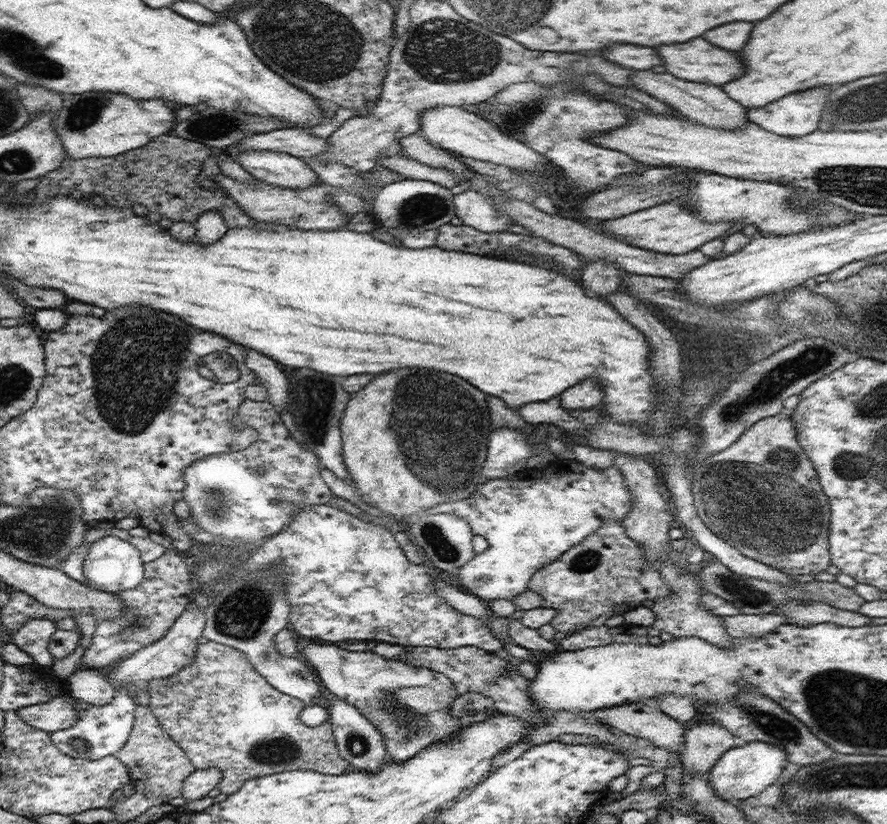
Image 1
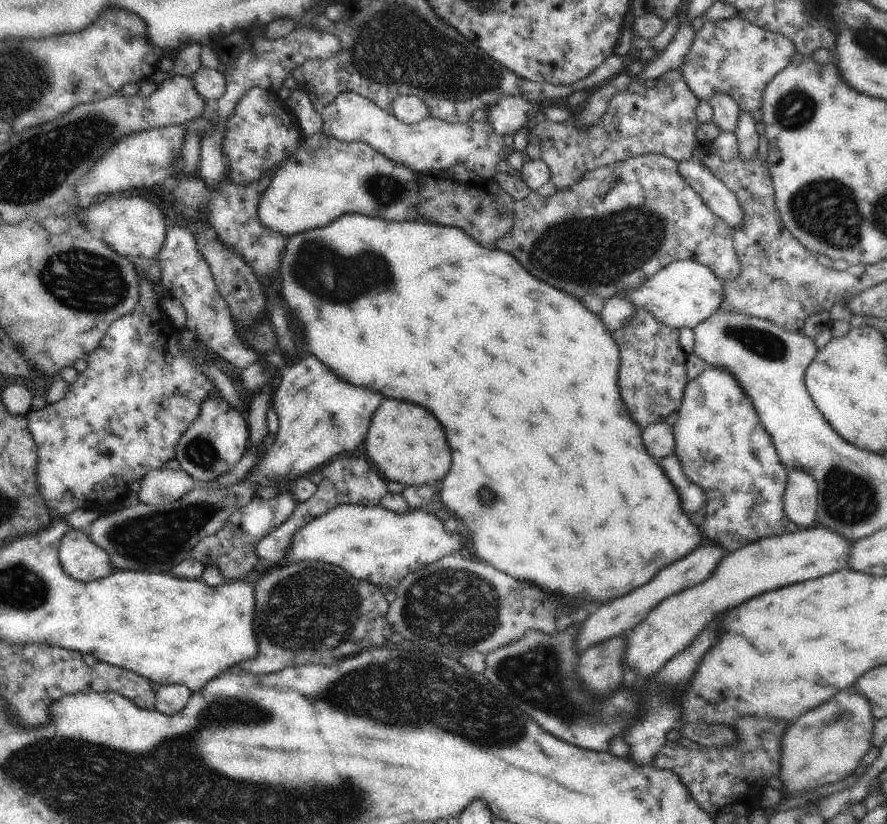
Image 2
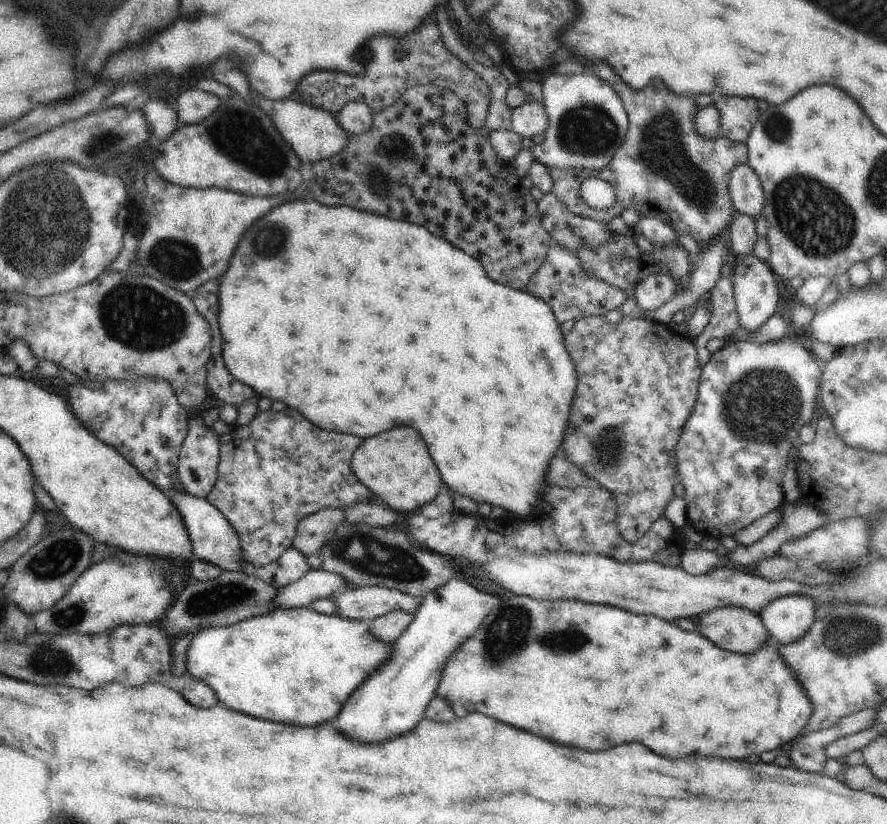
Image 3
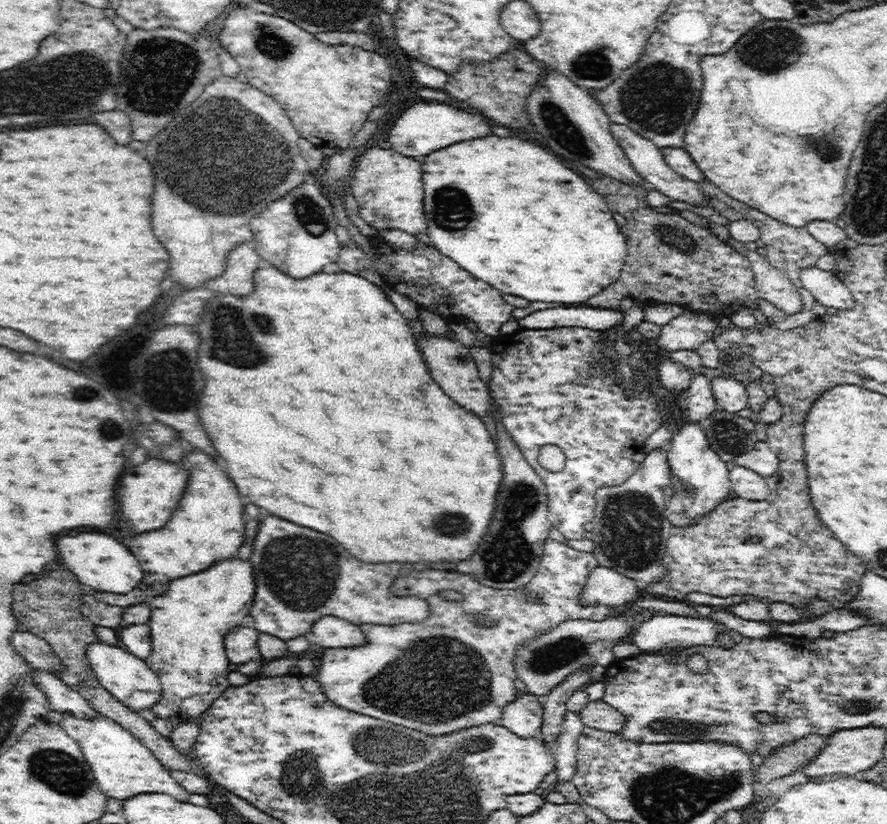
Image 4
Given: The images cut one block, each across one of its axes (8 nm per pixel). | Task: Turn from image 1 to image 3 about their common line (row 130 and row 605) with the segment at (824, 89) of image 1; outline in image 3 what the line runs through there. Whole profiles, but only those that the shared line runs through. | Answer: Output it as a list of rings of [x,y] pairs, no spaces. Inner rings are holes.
[[[794,595],[775,600],[760,614],[771,639],[778,645],[791,645],[800,640],[815,621],[813,601]]]

